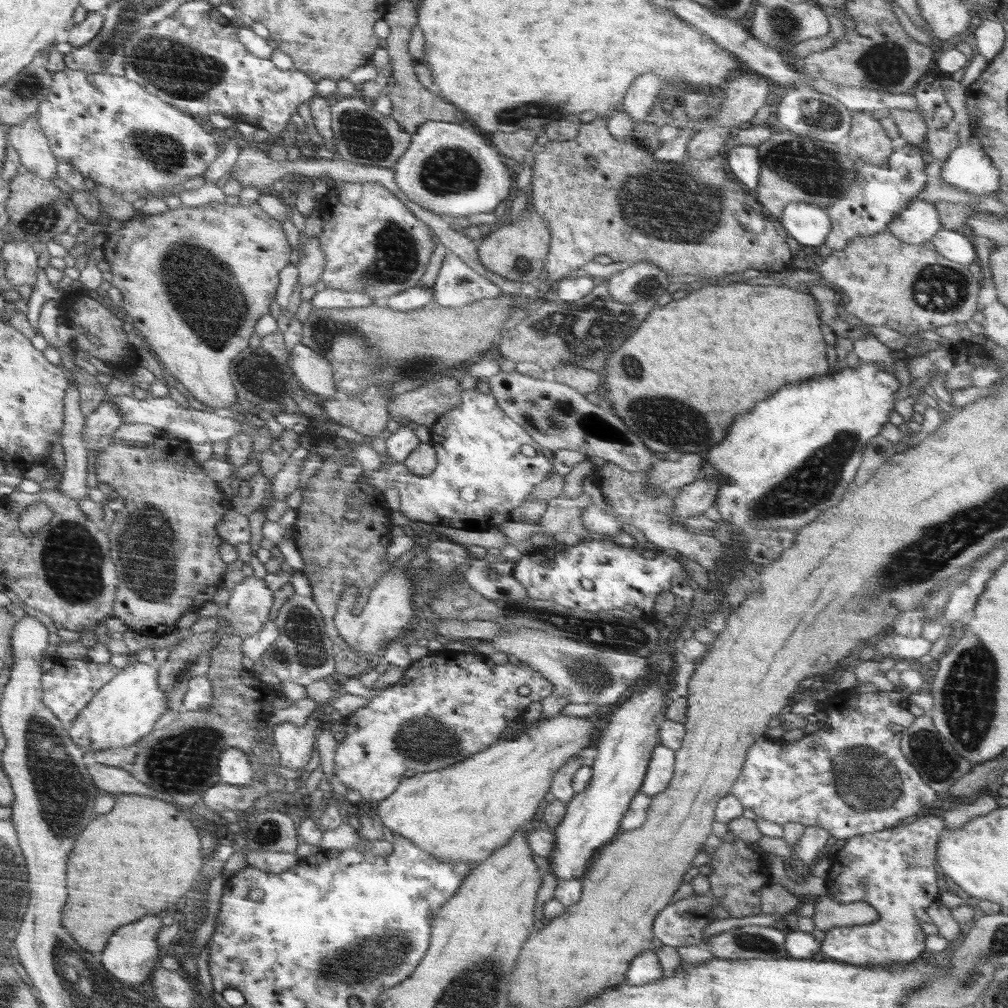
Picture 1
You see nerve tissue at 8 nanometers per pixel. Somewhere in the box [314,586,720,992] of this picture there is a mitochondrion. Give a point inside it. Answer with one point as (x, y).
(614, 633)

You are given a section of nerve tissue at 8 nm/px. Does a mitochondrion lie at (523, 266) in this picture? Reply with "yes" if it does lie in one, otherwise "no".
yes

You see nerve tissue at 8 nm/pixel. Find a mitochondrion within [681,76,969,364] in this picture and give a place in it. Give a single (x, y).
(816, 171)

